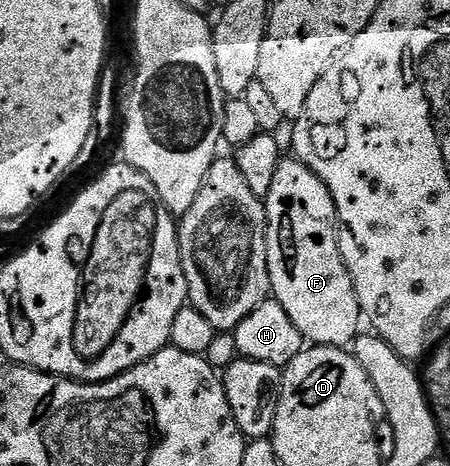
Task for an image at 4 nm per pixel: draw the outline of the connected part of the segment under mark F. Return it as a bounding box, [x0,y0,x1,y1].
[263,159,363,345]

